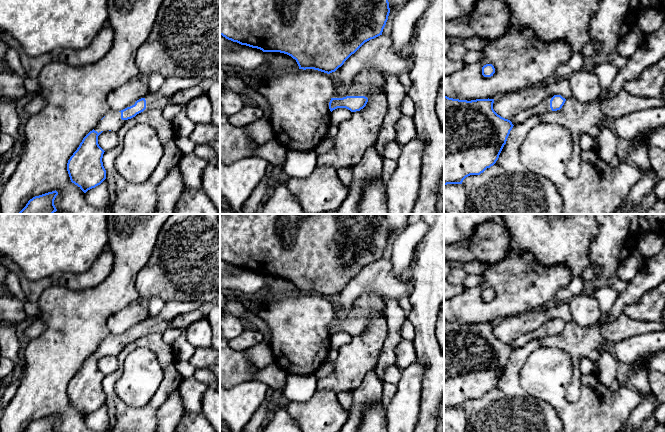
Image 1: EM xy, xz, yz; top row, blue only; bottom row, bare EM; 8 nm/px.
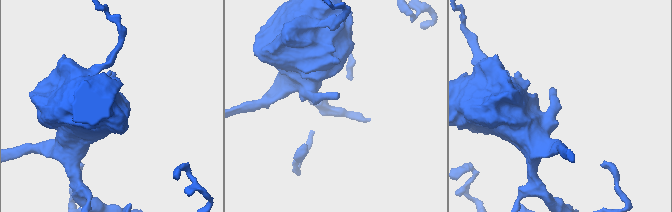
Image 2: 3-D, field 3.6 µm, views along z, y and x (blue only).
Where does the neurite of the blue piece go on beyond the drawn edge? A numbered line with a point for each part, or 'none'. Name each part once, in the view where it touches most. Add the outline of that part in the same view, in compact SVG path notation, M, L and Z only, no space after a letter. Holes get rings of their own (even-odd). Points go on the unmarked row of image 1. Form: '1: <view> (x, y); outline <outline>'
1: xz (368, 304); outline M367 289L367 290L364 290L362 292L362 294L360 295L360 297L353 304L353 306L350 309L350 311L348 312L347 317L346 317L345 320L340 321L338 319L336 313L335 313L333 322L343 322L343 321L346 321L346 320L365 320L365 321L369 322L371 316L373 316L373 315L375 315L377 313L384 312L384 311L385 311L385 304L381 301L381 299L374 292L372 292L371 290Z

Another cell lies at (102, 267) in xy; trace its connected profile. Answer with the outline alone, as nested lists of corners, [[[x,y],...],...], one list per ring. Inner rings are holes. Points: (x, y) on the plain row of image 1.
[[[105,249],[91,268],[84,273],[66,273],[55,279],[61,286],[70,290],[86,290],[102,283],[112,272],[115,257]]]

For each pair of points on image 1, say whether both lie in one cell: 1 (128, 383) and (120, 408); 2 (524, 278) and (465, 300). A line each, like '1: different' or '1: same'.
1: different
2: same

